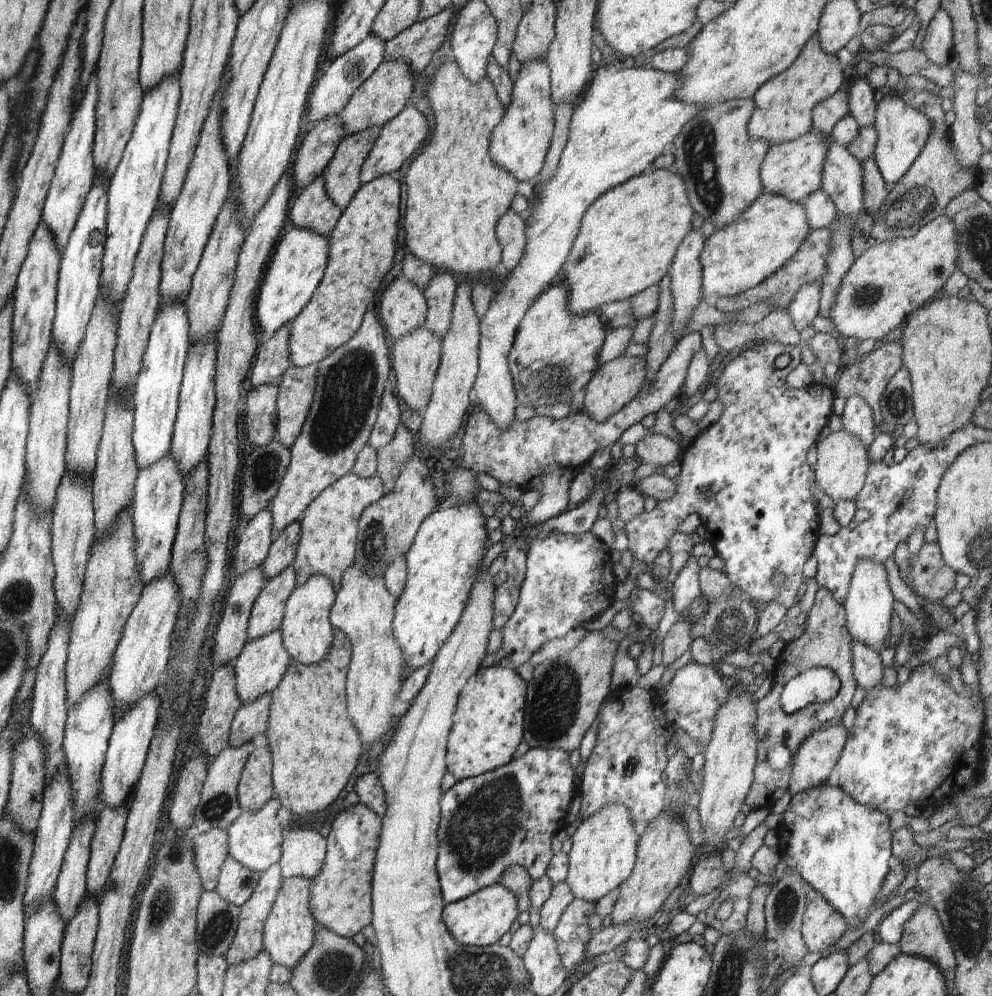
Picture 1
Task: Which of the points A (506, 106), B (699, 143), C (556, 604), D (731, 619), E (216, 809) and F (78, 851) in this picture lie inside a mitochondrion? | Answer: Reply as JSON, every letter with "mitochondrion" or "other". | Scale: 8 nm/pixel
{"A":"other","B":"mitochondrion","C":"mitochondrion","D":"mitochondrion","E":"mitochondrion","F":"other"}

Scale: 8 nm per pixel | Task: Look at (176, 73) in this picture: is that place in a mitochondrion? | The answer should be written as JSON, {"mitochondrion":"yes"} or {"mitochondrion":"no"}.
{"mitochondrion":"no"}

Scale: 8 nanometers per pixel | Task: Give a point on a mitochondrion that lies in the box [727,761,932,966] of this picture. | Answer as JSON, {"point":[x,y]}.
{"point":[786,902]}

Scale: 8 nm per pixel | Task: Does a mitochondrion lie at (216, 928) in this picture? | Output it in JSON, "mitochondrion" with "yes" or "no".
{"mitochondrion":"yes"}

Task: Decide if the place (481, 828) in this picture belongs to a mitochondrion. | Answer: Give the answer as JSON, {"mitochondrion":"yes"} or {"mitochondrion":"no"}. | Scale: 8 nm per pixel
{"mitochondrion":"yes"}

